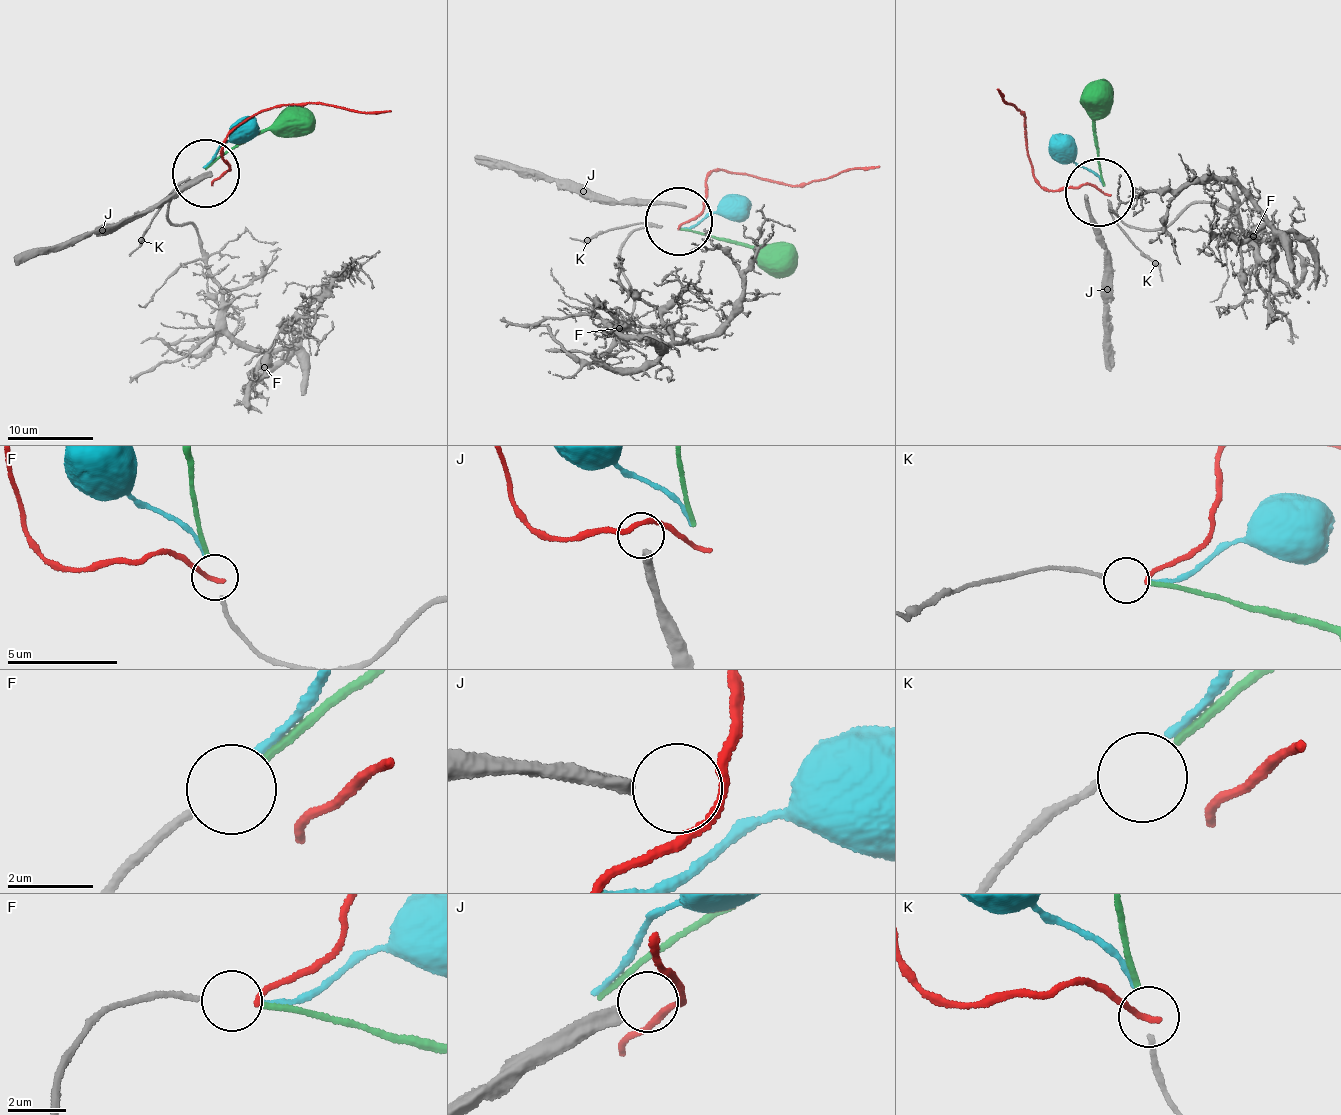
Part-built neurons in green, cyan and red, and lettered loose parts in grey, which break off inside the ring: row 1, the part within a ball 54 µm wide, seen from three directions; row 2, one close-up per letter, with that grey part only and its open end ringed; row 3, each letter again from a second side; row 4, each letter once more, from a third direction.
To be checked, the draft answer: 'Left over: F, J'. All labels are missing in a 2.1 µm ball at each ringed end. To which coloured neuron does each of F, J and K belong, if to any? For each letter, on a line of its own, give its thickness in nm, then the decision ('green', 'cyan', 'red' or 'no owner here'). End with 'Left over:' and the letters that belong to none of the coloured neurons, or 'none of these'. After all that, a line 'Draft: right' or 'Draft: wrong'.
F: 190 nm thick; green
J: 360 nm thick; no owner here
K: 150 nm thick; cyan
Left over: J
Draft: wrong

